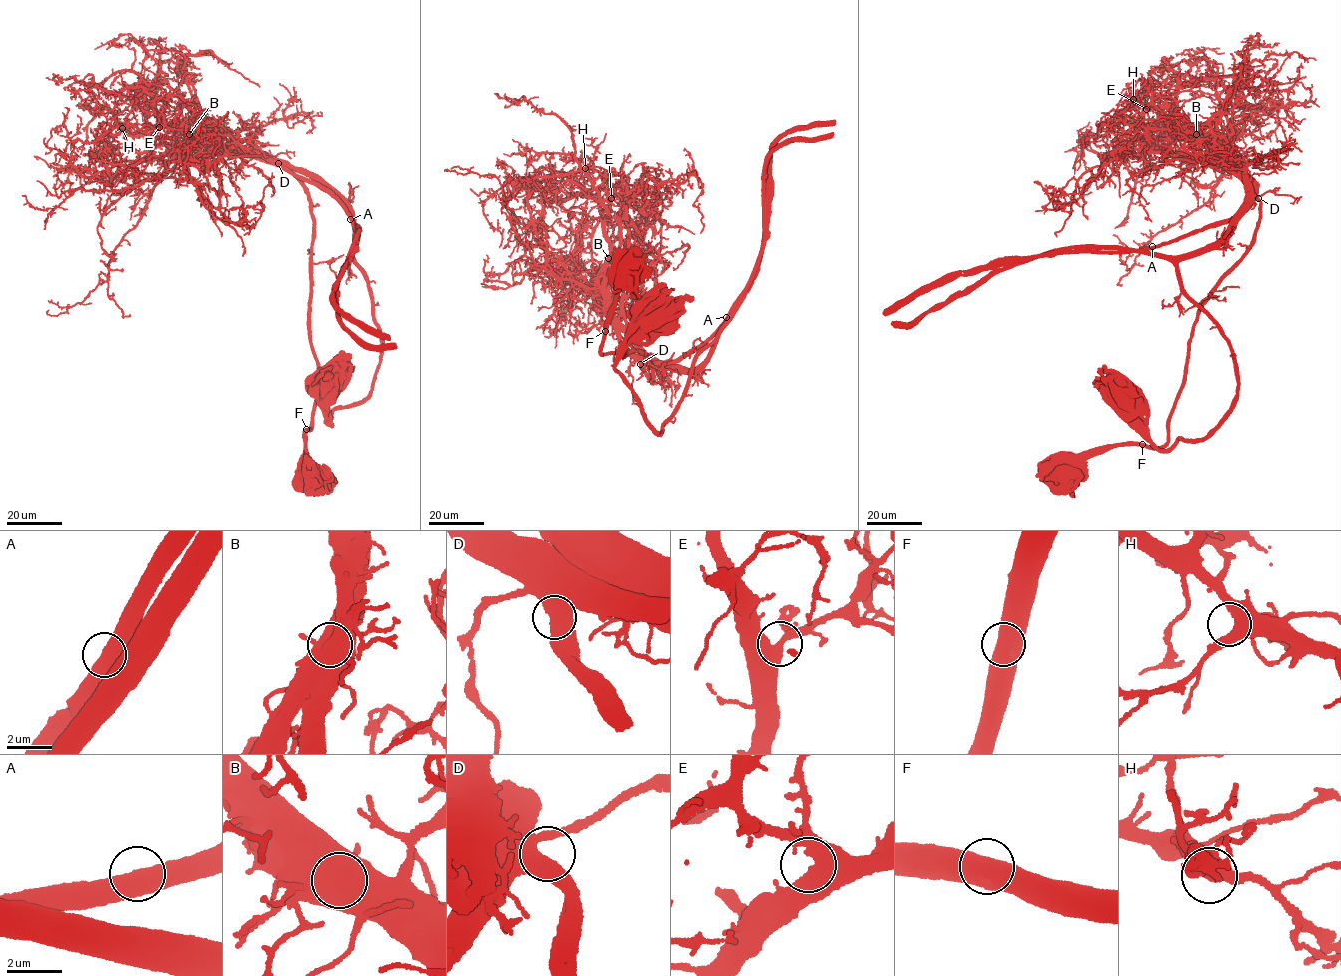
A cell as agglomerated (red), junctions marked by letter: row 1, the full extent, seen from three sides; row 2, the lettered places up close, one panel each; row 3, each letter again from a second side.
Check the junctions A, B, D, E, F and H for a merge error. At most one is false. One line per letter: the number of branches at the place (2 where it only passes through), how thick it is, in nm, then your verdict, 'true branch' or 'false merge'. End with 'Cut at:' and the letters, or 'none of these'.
A: 2 | 600 nm | true branch
B: 2 | 850 nm | false merge
D: 2 | 650 nm | true branch
E: 2 | 500 nm | true branch
F: 2 | 850 nm | true branch
H: 2 | 550 nm | true branch
Cut at: B

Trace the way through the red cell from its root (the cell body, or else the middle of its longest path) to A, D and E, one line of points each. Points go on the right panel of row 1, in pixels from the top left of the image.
A: (1122, 392), (1166, 450), (1203, 438), (1236, 395), (1229, 340), (1152, 246)
D: (1122, 392), (1161, 450), (1203, 438), (1229, 409), (1232, 345), (1182, 287), (1178, 263), (1258, 198)
E: (1122, 392), (1166, 450), (1203, 438), (1237, 384), (1229, 340), (1178, 263), (1250, 198), (1175, 115), (1146, 109)

